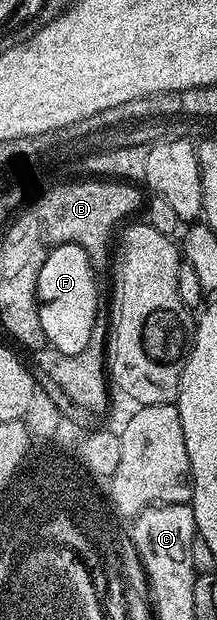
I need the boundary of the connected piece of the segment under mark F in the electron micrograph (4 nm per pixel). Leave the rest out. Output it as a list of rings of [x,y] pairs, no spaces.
[[[64,244],[53,248],[47,254],[47,262],[43,264],[45,272],[39,273],[39,294],[45,300],[45,308],[41,308],[40,320],[45,320],[45,334],[48,347],[53,347],[54,353],[63,356],[77,356],[87,342],[91,342],[91,334],[97,324],[97,276],[95,265],[89,261],[89,256],[77,244]]]

